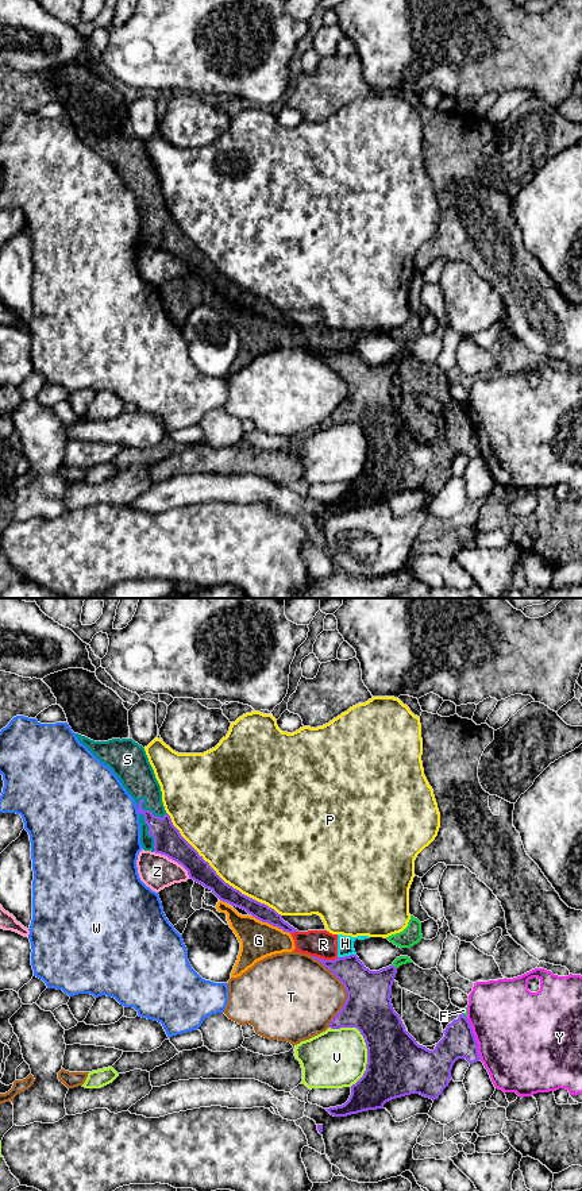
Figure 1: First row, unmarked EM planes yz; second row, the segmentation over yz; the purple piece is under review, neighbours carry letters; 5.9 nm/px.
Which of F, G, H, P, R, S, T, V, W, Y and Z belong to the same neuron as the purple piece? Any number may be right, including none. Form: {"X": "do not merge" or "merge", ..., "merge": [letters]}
{"F": "do not merge", "G": "do not merge", "H": "do not merge", "P": "do not merge", "R": "do not merge", "S": "merge", "T": "do not merge", "V": "do not merge", "W": "do not merge", "Y": "do not merge", "Z": "do not merge", "merge": ["S"]}

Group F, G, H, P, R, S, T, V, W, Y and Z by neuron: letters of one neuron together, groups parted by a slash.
F G H R / P / S / T / V / W / Y / Z

